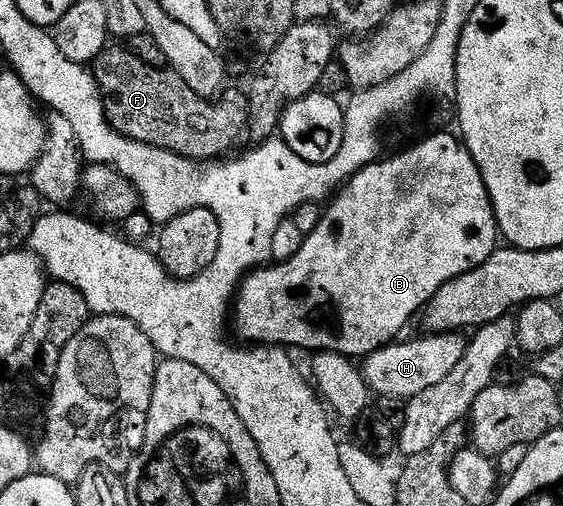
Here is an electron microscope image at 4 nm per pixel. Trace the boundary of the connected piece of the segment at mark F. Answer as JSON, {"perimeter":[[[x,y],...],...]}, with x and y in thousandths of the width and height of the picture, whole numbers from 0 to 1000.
{"perimeter":[[[201,93],[178,103],[162,140],[187,206],[187,233],[211,265],[352,320],[378,320],[398,310],[398,300],[426,269],[437,267],[442,192],[433,180],[401,180],[380,198],[355,190],[306,134],[261,130],[261,123],[240,115],[227,93]]]}

